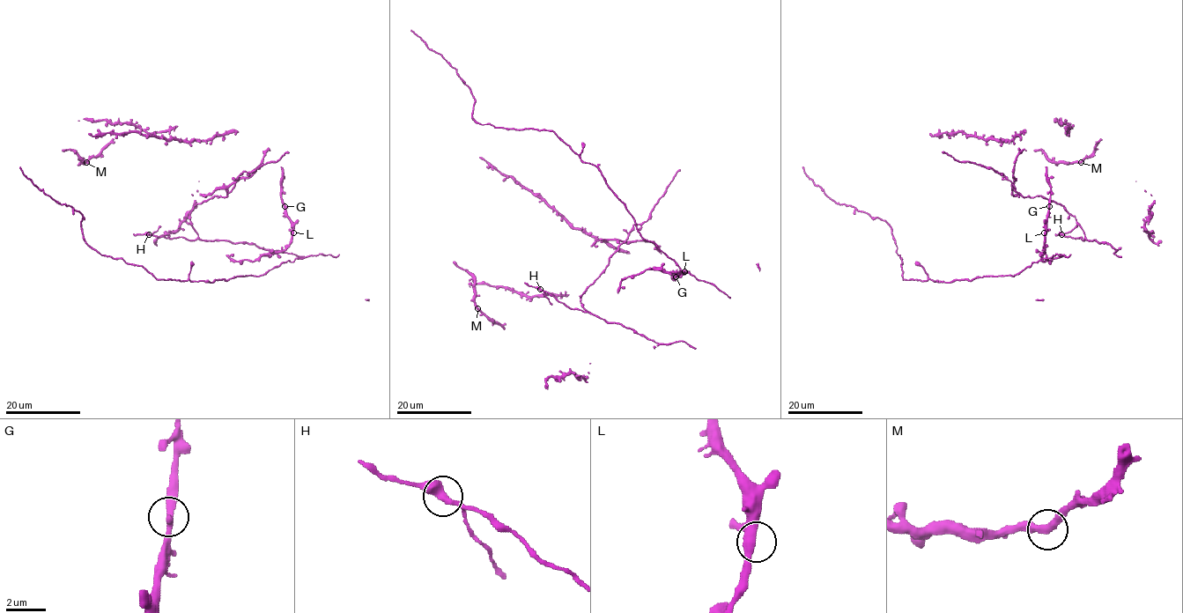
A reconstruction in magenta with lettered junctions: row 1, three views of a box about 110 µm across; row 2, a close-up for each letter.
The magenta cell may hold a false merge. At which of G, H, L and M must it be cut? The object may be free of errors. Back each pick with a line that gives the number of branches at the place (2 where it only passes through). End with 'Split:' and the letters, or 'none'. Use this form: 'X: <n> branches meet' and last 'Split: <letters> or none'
Split: none

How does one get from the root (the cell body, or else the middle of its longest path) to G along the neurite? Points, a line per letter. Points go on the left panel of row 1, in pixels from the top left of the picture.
G: (292, 232), (291, 219), (284, 206)

